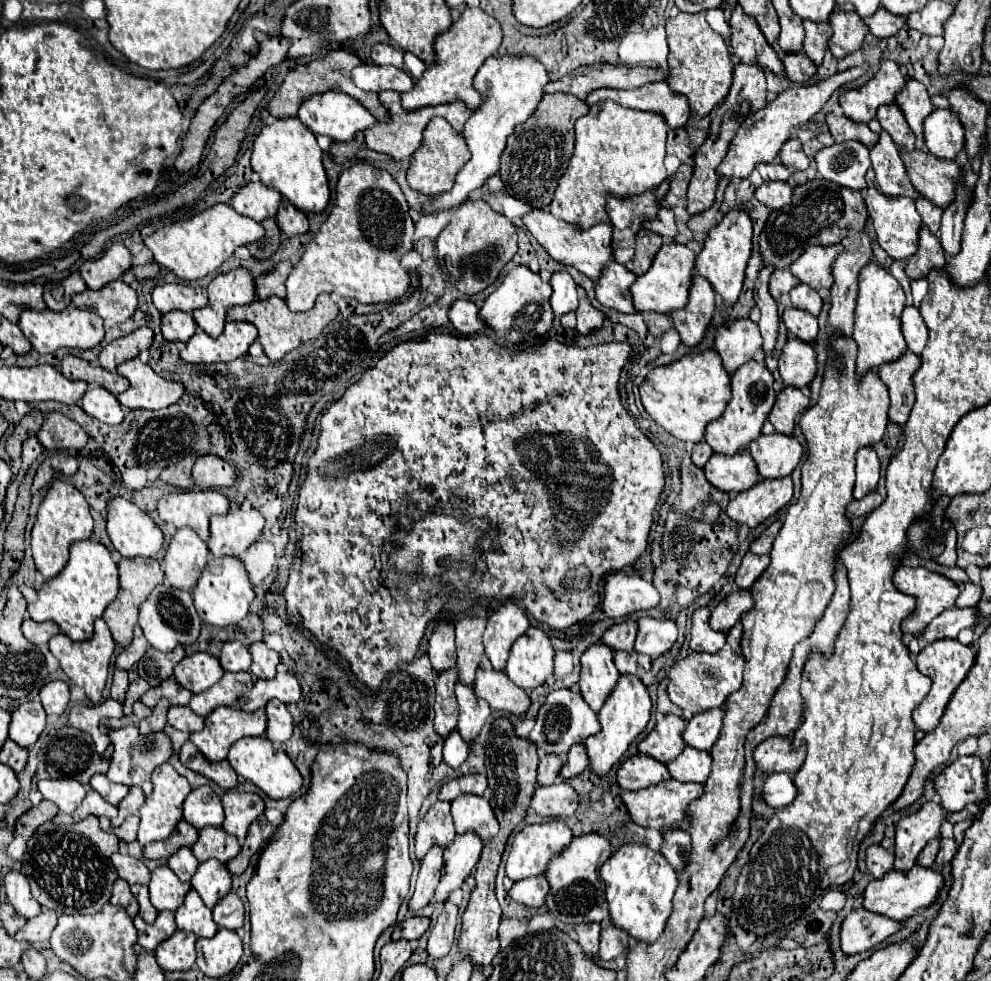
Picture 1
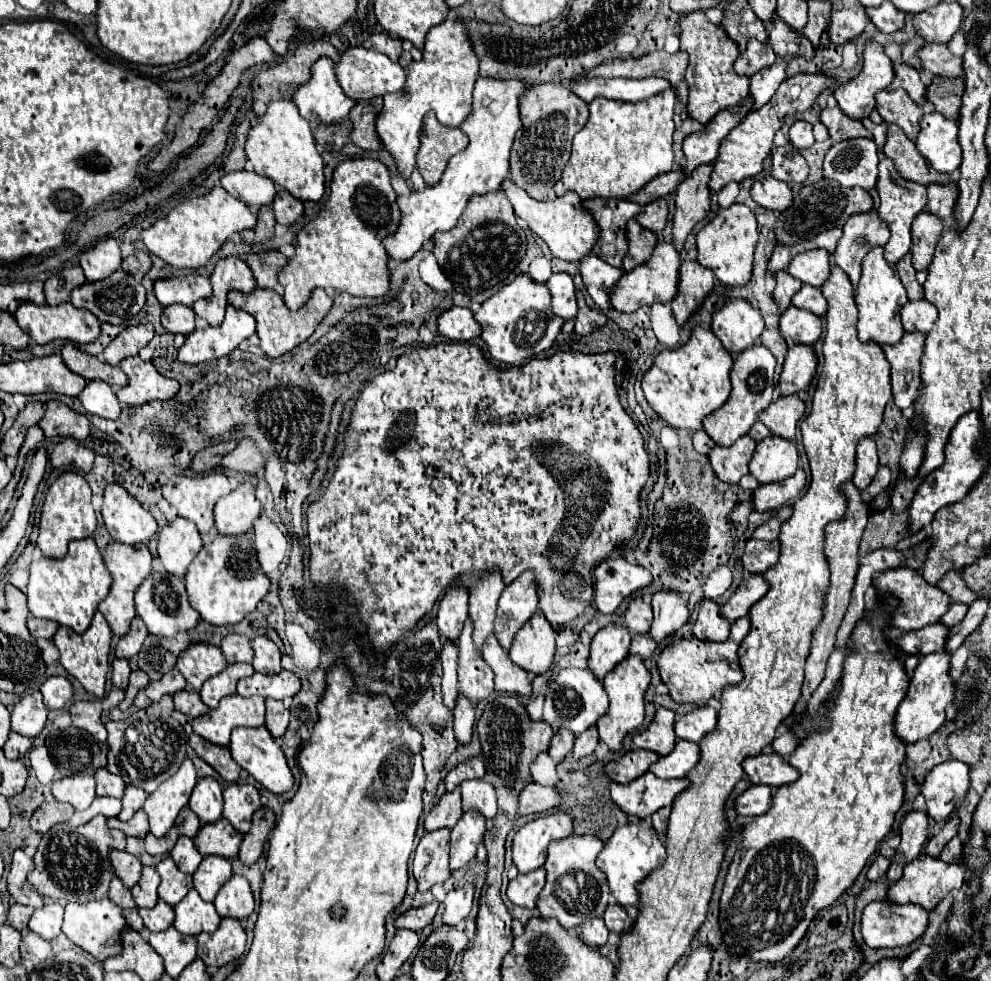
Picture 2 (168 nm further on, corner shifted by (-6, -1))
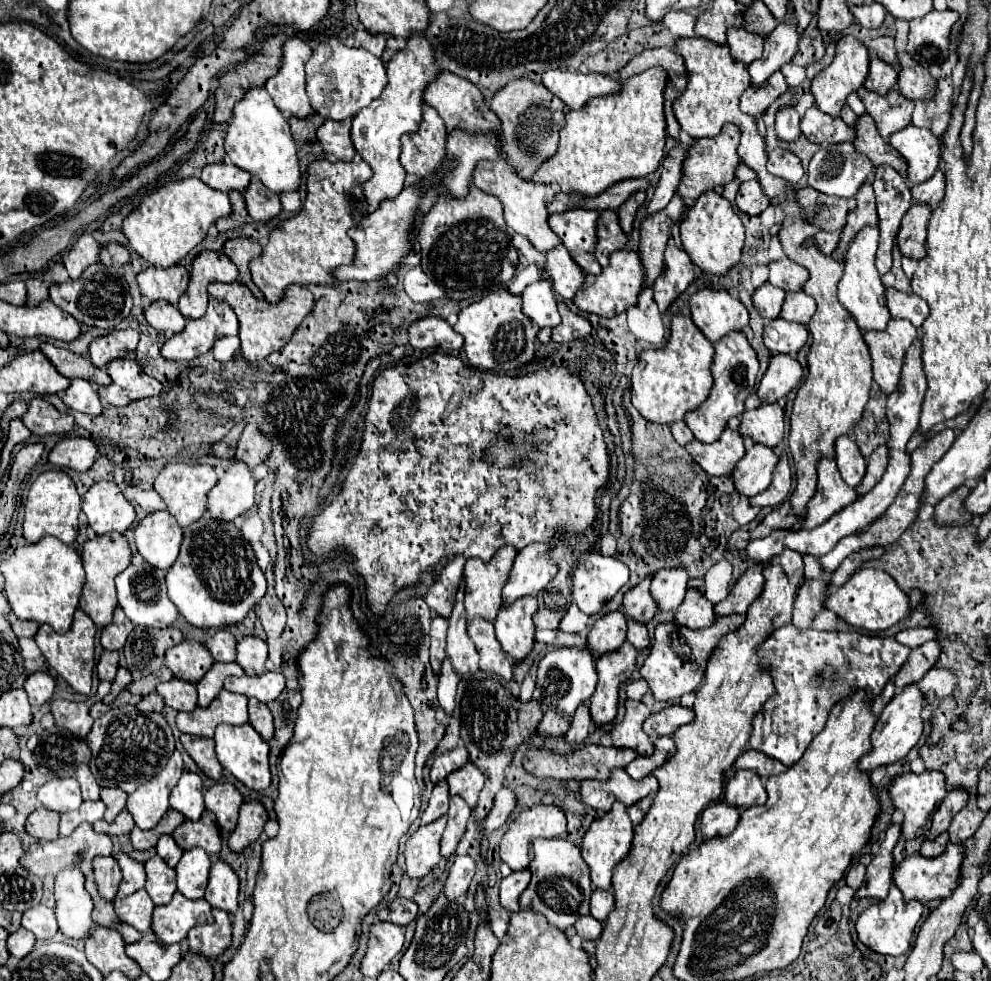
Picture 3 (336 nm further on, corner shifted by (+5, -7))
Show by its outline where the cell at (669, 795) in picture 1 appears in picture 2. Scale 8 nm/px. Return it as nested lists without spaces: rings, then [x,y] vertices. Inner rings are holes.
[[[648,771],[630,785],[612,783],[610,795],[626,815],[646,819],[654,815],[654,811],[670,807],[676,795],[688,787],[692,787],[688,779],[660,779]]]

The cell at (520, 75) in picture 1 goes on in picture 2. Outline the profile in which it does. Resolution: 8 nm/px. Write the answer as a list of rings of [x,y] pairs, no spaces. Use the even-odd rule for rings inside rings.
[[[478,77],[474,87],[474,111],[460,125],[460,129],[468,135],[470,145],[450,159],[446,173],[438,185],[426,187],[424,191],[412,191],[408,197],[398,197],[402,223],[396,235],[384,239],[386,251],[392,259],[408,261],[422,249],[428,239],[432,239],[436,231],[452,229],[474,193],[490,193],[500,189],[500,183],[508,177],[508,155],[514,143],[514,135],[522,127],[520,97],[528,89],[530,85],[522,79]]]

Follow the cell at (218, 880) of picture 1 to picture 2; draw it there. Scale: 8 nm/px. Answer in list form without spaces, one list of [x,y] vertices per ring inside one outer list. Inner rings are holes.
[[[218,855],[204,857],[200,867],[194,873],[194,889],[200,893],[204,901],[214,901],[220,887],[232,877],[230,861]]]

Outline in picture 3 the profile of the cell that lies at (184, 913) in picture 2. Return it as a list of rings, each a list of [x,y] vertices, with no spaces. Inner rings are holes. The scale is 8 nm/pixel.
[[[179,891],[173,893],[173,899],[167,905],[153,909],[151,931],[163,943],[179,943],[187,937],[187,931],[203,921],[209,921],[211,905],[205,899],[191,901]]]

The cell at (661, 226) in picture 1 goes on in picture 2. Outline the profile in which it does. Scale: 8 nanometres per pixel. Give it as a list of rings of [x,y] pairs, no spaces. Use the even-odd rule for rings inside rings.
[[[658,199],[658,201],[652,201],[644,207],[644,213],[640,213],[636,219],[642,227],[646,227],[648,231],[654,231],[654,233],[660,233],[666,223],[668,223],[668,205],[664,199]]]

